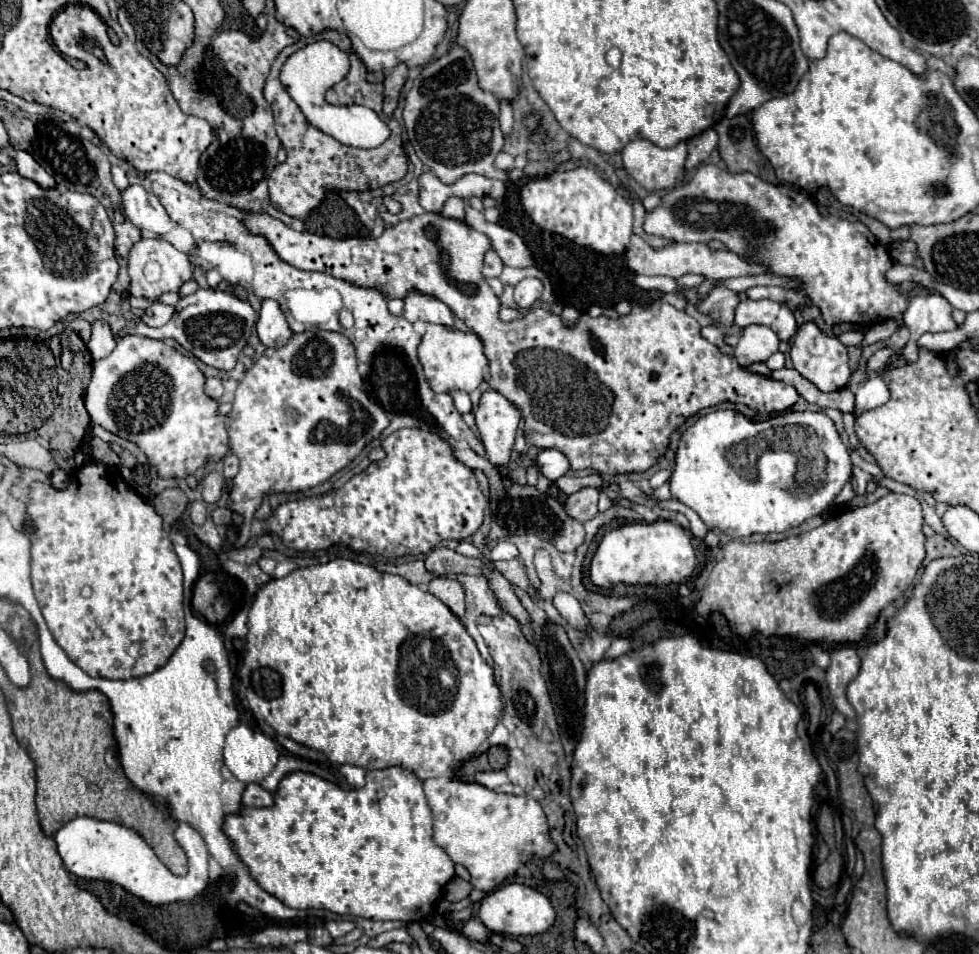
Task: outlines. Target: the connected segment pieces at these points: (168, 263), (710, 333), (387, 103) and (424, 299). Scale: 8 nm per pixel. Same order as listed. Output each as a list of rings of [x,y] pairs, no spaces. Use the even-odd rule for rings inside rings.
[[[141,238],[129,250],[129,276],[131,296],[143,296],[155,302],[165,292],[179,292],[181,284],[193,276],[193,264],[185,252],[179,252],[171,242],[163,238]]]
[[[711,324],[711,326],[701,328],[701,336],[703,336],[705,340],[709,340],[711,344],[715,344],[723,354],[727,354],[727,356],[731,356],[731,354],[733,354],[733,348],[725,344],[725,334],[719,330],[719,326]]]
[[[397,64],[383,80],[383,114],[391,116],[393,110],[397,108],[397,100],[399,100],[399,92],[403,88],[407,80],[407,66],[405,64]]]
[[[411,288],[407,292],[407,296],[403,298],[403,302],[405,302],[403,316],[409,322],[425,320],[425,322],[445,324],[445,326],[453,328],[453,314],[451,314],[451,310],[439,298],[429,296],[429,294],[423,294],[417,288]]]

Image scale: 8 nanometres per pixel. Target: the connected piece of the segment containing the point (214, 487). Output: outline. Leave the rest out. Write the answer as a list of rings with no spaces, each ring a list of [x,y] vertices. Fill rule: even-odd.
[[[211,472],[205,476],[205,480],[201,482],[201,488],[203,488],[203,500],[209,502],[209,504],[215,504],[219,498],[221,498],[221,492],[223,492],[223,484],[225,484],[225,478],[217,472]]]

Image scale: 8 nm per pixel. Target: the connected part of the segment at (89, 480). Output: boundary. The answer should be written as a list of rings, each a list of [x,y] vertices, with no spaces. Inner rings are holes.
[[[87,462],[77,472],[71,472],[69,486],[63,490],[57,490],[51,480],[43,482],[31,482],[29,496],[25,502],[25,510],[35,526],[33,532],[33,544],[31,544],[31,582],[35,590],[35,598],[41,606],[43,618],[53,634],[53,638],[59,638],[59,646],[67,652],[67,656],[89,676],[95,678],[111,678],[111,680],[129,680],[137,676],[147,676],[149,672],[155,672],[169,660],[169,656],[175,652],[177,644],[181,644],[181,636],[185,636],[185,614],[183,614],[183,572],[181,564],[177,560],[177,554],[173,550],[171,540],[167,538],[167,532],[163,530],[163,518],[157,514],[155,506],[143,498],[135,488],[129,486],[129,482],[123,480],[119,472],[113,472],[117,468],[99,464],[99,462]]]

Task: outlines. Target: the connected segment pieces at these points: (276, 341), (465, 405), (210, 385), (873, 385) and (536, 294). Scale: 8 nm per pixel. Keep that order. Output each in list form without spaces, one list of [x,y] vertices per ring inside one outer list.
[[[269,298],[263,302],[259,310],[259,320],[257,320],[257,336],[265,346],[273,346],[273,348],[285,346],[293,336],[293,330],[285,318],[285,312],[277,300]]]
[[[455,390],[453,392],[453,400],[455,400],[455,406],[461,414],[469,412],[471,410],[471,400],[469,400],[469,394],[467,392],[461,392],[461,390]]]
[[[207,378],[207,384],[205,384],[205,392],[207,392],[211,398],[219,400],[219,398],[223,396],[223,382],[221,382],[219,378]]]
[[[875,376],[871,380],[867,380],[863,386],[857,388],[855,392],[855,412],[853,416],[857,418],[859,414],[873,410],[881,404],[885,404],[889,400],[889,390],[887,384],[881,380],[881,376]]]
[[[523,278],[515,286],[515,302],[519,308],[529,308],[533,306],[543,292],[543,282],[539,278]]]

